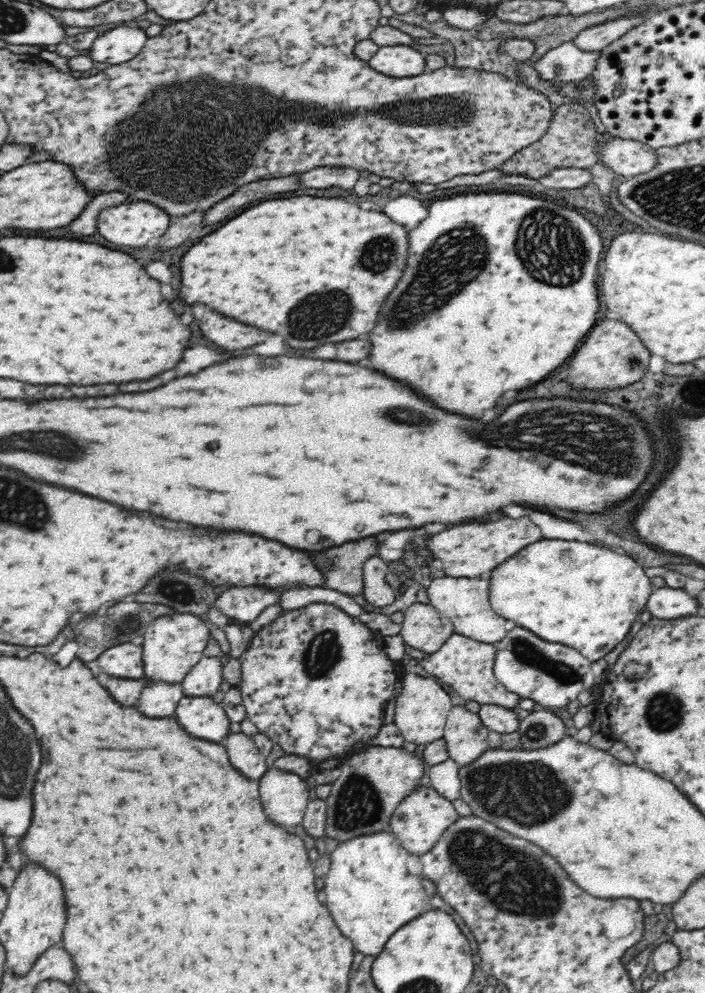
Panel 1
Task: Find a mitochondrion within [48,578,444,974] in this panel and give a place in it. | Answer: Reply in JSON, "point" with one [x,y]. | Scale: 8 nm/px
{"point":[358,805]}

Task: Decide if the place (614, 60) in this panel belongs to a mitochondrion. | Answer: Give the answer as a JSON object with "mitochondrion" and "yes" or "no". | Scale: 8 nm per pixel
{"mitochondrion":"no"}

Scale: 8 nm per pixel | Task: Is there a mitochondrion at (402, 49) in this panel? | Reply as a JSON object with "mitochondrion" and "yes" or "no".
{"mitochondrion":"no"}

